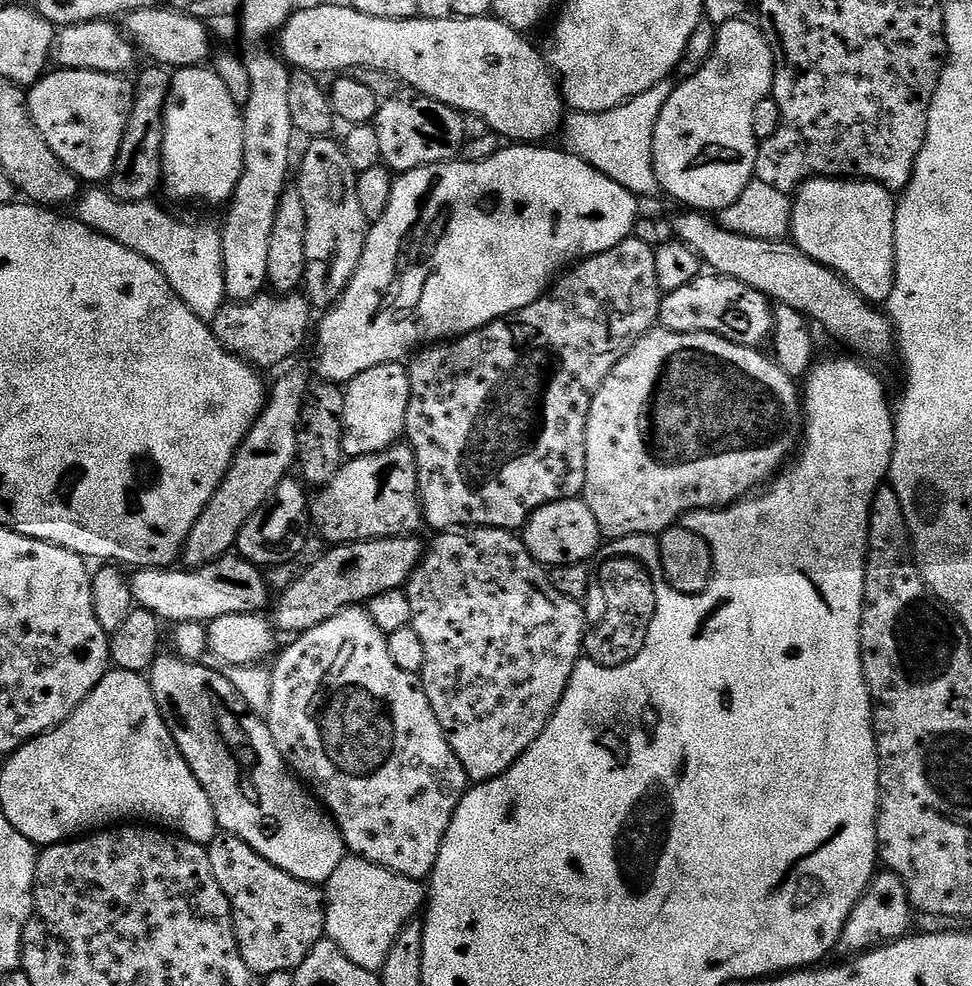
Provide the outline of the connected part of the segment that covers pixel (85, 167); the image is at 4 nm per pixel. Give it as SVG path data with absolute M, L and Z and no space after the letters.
M66 68L41 76L27 89L27 96L34 125L77 179L81 182L107 181L115 170L119 147L135 102L133 81L108 72Z

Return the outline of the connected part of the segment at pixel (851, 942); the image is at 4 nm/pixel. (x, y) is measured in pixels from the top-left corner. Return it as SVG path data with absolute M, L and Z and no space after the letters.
M887 870L877 871L866 886L862 898L858 898L854 910L850 910L850 918L846 918L846 924L842 926L842 934L836 943L835 955L840 958L855 958L874 948L882 948L909 935L911 928L908 927L911 924L913 927L914 909L908 902L908 891L902 878Z

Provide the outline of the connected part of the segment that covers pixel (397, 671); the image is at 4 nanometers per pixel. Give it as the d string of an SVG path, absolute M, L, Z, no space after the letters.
M364 606L344 608L338 614L334 614L334 618L299 633L293 640L296 641L284 653L281 651L275 657L276 665L271 665L270 668L272 685L266 723L274 738L274 746L278 746L288 767L305 785L314 789L320 803L334 817L336 825L340 827L344 847L351 855L363 856L370 863L389 868L399 876L409 876L411 880L423 881L431 877L438 862L438 850L442 850L442 838L446 838L446 830L454 818L454 810L458 802L462 802L465 792L470 787L470 781L466 770L462 770L462 762L458 762L454 750L450 750L450 742L446 742L446 734L442 726L438 726L438 718L434 718L430 698L426 698L420 677L406 674L406 670L402 670L394 662L394 658L390 658L388 637L382 630L378 630L378 626L374 626L374 618L370 618L368 609Z

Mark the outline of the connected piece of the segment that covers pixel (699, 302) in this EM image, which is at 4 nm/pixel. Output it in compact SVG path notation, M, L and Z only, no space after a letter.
M701 274L694 282L667 293L660 302L659 327L666 332L713 332L735 344L756 348L771 337L773 301L729 276Z

